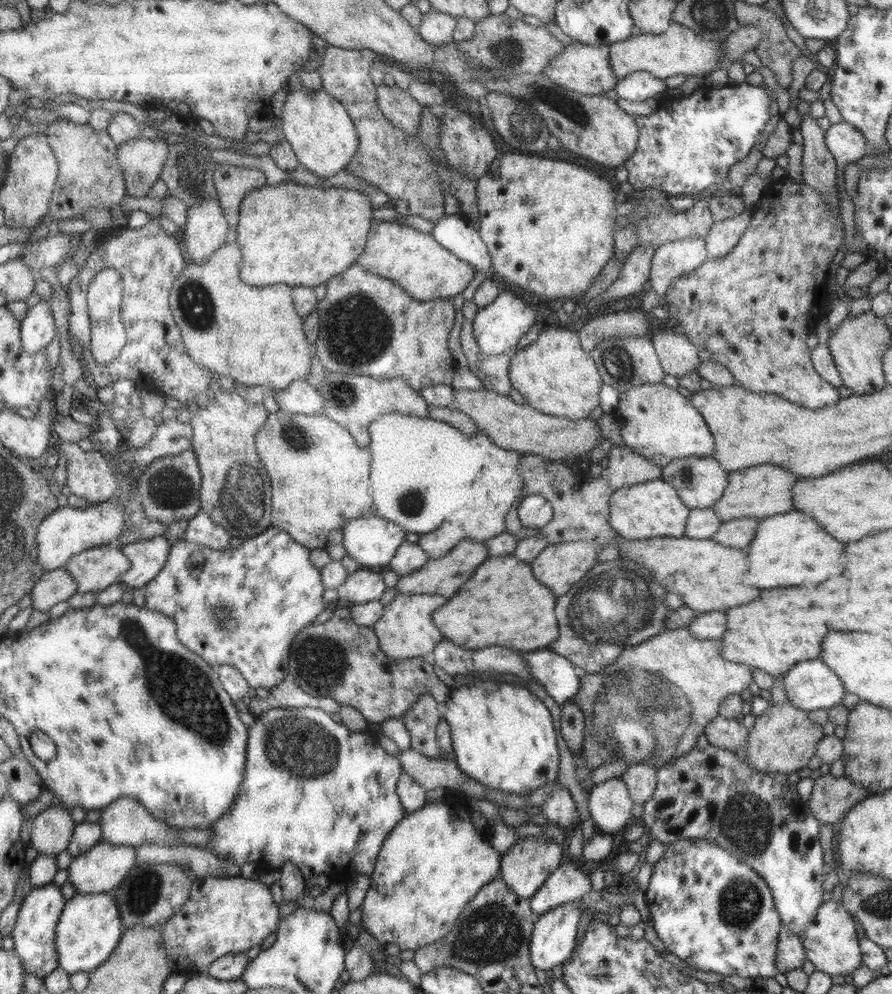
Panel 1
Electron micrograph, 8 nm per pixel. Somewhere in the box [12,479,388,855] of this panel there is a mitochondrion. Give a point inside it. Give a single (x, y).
(184, 690)

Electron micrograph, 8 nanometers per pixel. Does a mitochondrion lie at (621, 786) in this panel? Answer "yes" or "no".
no

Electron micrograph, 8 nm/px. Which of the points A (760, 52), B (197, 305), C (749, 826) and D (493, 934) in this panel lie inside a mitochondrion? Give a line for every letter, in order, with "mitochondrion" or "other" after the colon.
A: other
B: mitochondrion
C: mitochondrion
D: mitochondrion

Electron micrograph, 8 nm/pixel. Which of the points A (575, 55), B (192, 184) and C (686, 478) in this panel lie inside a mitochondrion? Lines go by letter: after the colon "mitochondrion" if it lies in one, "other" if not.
A: other
B: mitochondrion
C: mitochondrion

